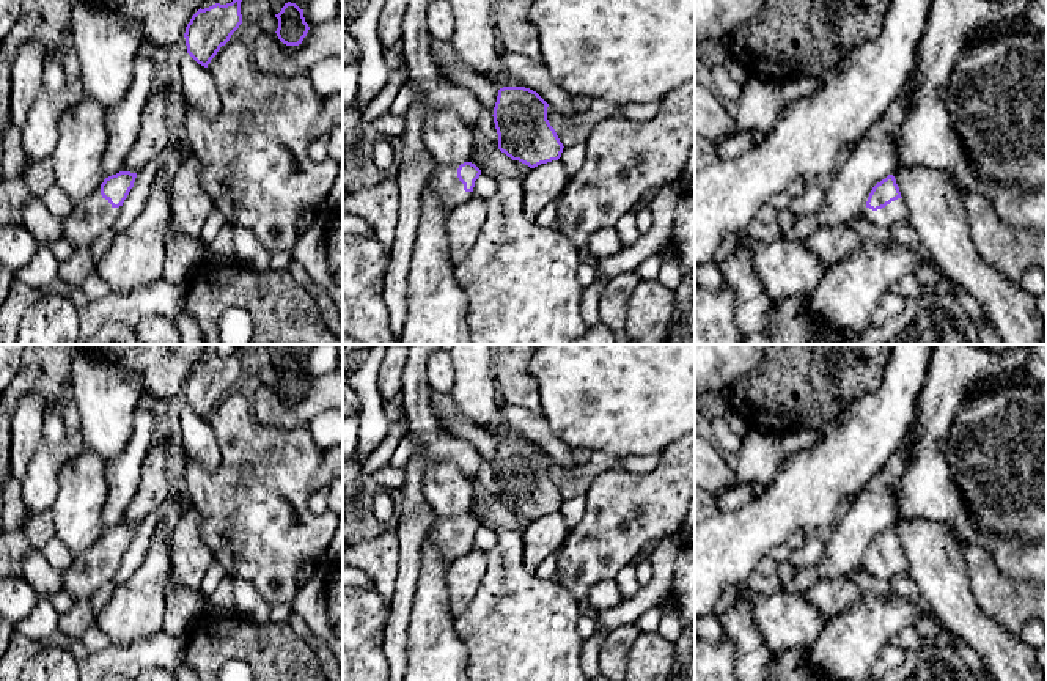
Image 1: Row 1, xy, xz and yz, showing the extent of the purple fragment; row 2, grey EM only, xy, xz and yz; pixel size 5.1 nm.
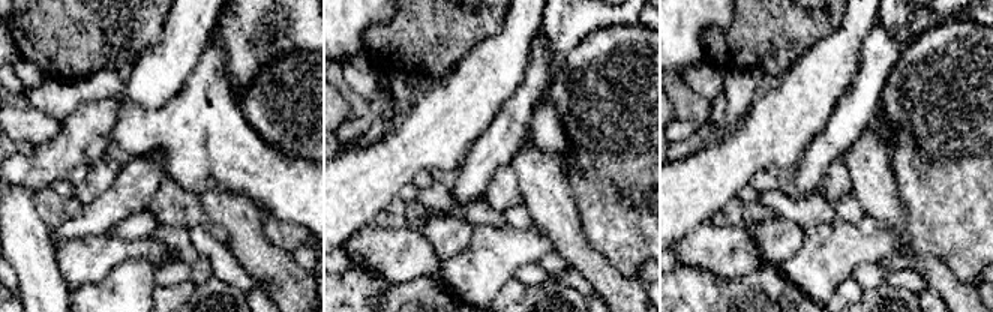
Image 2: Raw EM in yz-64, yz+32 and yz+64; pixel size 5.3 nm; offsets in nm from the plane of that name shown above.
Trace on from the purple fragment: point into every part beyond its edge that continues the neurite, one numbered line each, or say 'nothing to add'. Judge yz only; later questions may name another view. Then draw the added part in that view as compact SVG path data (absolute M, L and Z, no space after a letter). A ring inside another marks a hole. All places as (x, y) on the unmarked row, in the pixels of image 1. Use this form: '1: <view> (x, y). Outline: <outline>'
1: yz (896, 563). Outline: M898 550L882 561L863 561L863 568L877 579L890 580L896 574L909 574L909 565L902 550Z

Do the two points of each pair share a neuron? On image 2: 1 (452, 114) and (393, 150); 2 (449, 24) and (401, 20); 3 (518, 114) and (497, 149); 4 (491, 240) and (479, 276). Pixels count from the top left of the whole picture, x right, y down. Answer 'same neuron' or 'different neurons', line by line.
1: same neuron
2: same neuron
3: same neuron
4: same neuron

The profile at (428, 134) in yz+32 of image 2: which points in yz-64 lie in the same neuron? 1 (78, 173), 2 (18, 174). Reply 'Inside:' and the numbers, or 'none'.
Inside: 2

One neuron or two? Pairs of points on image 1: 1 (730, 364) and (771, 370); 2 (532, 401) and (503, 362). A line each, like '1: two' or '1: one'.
1: two
2: one

